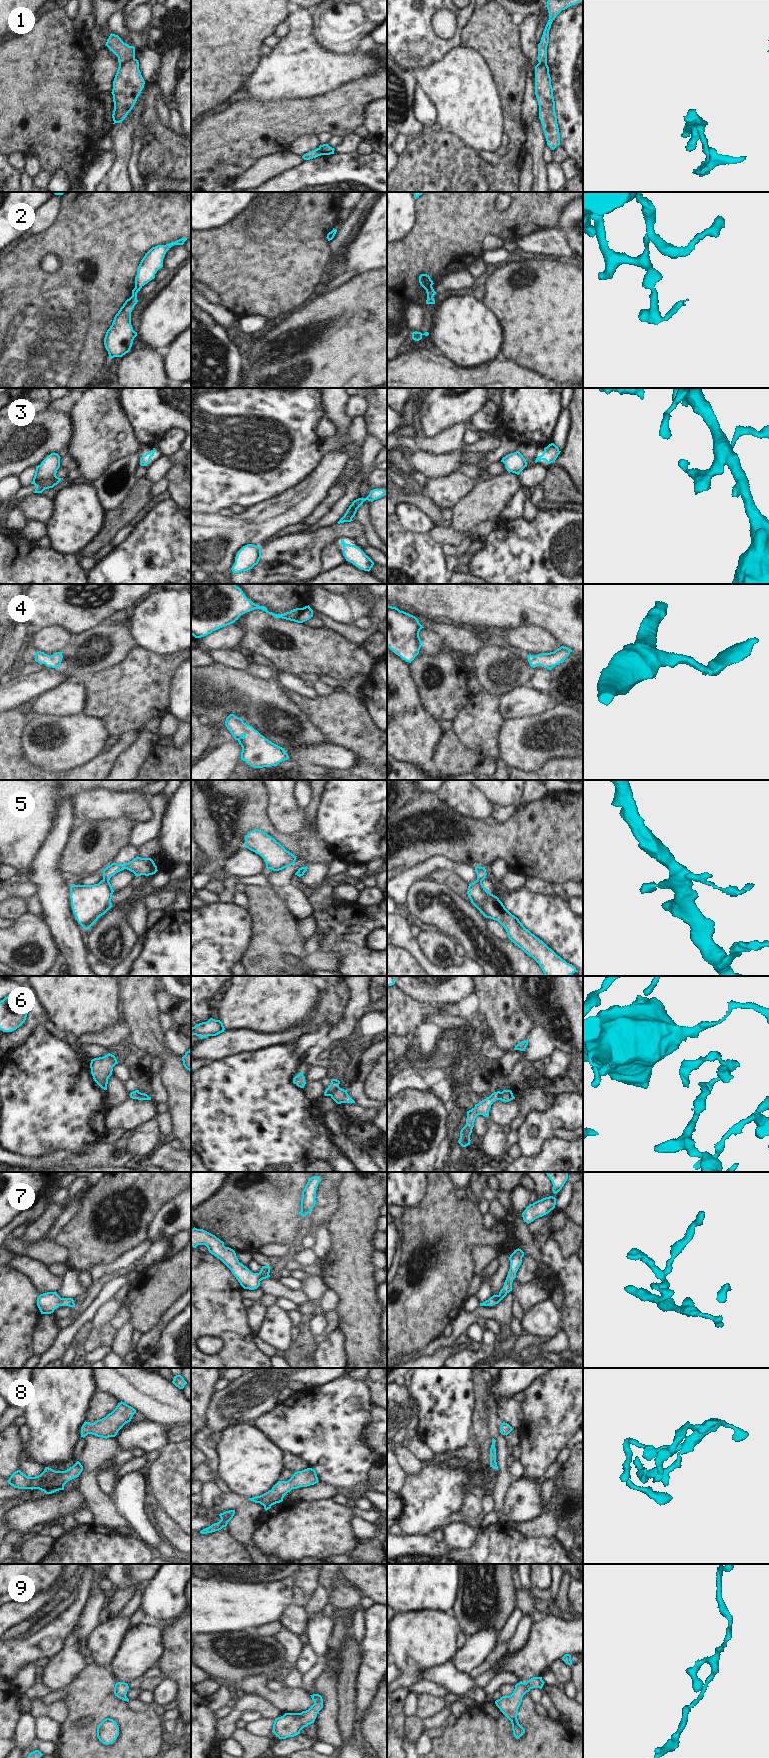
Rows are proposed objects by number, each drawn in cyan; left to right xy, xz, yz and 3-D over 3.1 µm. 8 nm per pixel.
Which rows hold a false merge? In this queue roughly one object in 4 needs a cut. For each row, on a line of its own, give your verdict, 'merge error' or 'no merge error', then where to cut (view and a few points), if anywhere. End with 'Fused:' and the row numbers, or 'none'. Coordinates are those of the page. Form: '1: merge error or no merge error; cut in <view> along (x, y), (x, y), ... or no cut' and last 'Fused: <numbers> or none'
1: merge error; cut in xy along (134, 57), (124, 60), (119, 64)
2: merge error; cut in yz along (431, 285), (426, 290)
3: no merge error; no cut
4: no merge error; no cut
5: no merge error; no cut
6: merge error; cut in xz along (338, 1086), (329, 1095)
7: no merge error; no cut
8: no merge error; no cut
9: no merge error; no cut
Fused: 1, 2, 6

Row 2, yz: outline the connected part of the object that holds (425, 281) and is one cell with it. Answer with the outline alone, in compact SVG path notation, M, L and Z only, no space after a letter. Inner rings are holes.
M421 274L419 276L419 283L425 290L434 284L430 276L427 274Z

